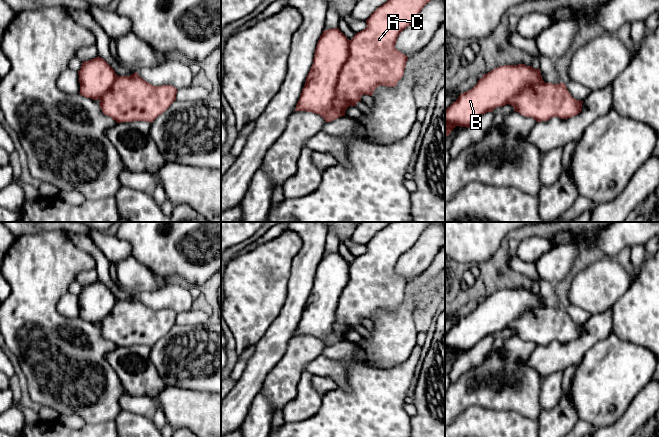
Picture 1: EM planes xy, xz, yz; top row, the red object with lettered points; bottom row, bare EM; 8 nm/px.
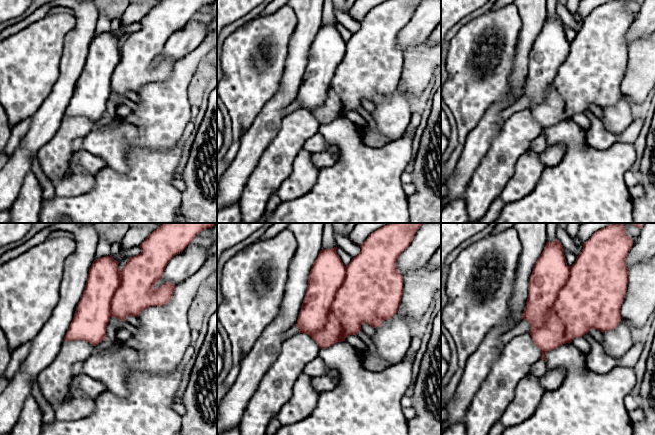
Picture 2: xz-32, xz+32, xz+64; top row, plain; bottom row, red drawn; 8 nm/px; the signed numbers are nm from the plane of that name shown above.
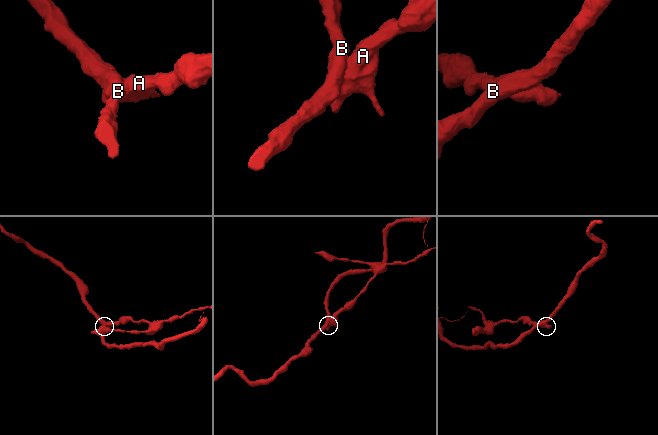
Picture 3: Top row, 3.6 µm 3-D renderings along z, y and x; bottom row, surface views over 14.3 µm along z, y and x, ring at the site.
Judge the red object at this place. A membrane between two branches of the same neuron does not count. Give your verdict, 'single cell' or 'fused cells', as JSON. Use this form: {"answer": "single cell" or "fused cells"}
{"answer": "fused cells"}

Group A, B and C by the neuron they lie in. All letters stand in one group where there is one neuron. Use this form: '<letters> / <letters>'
A C / B

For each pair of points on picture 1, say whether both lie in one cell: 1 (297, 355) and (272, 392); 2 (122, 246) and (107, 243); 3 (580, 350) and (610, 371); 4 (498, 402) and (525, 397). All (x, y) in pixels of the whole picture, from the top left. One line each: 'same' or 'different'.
1: same
2: same
3: different
4: same

